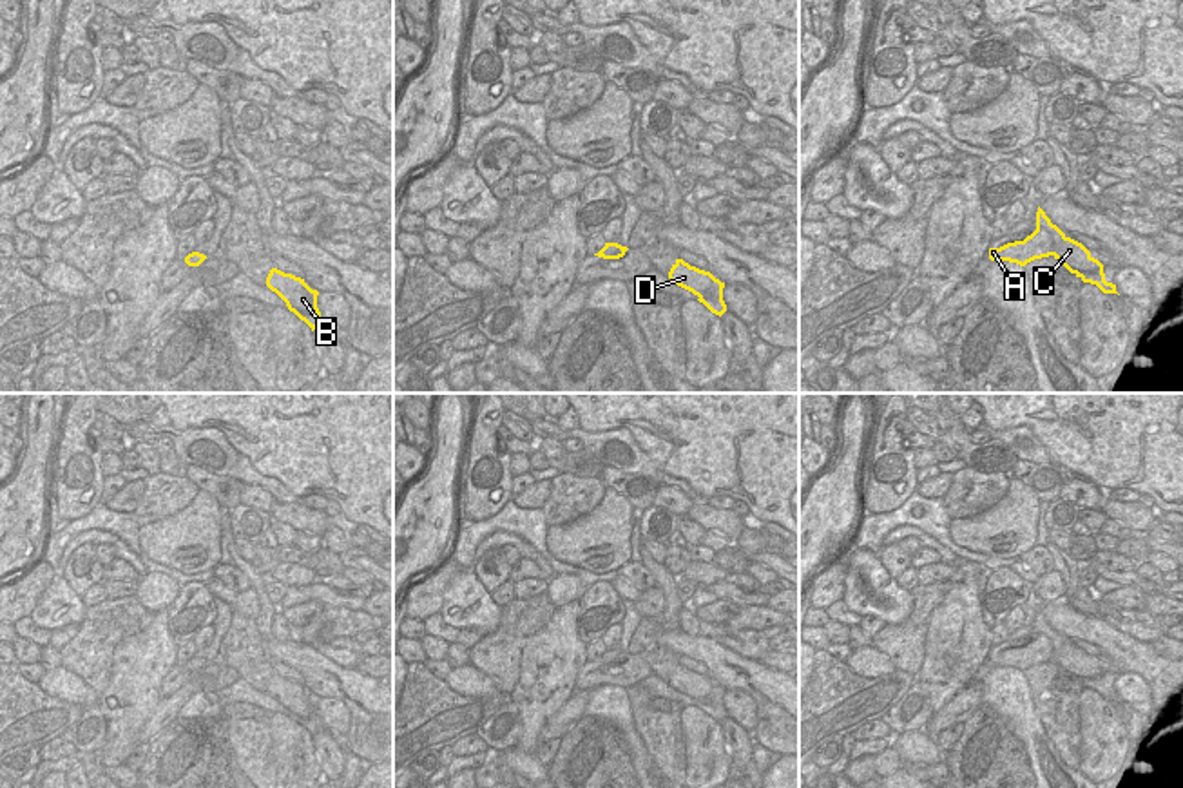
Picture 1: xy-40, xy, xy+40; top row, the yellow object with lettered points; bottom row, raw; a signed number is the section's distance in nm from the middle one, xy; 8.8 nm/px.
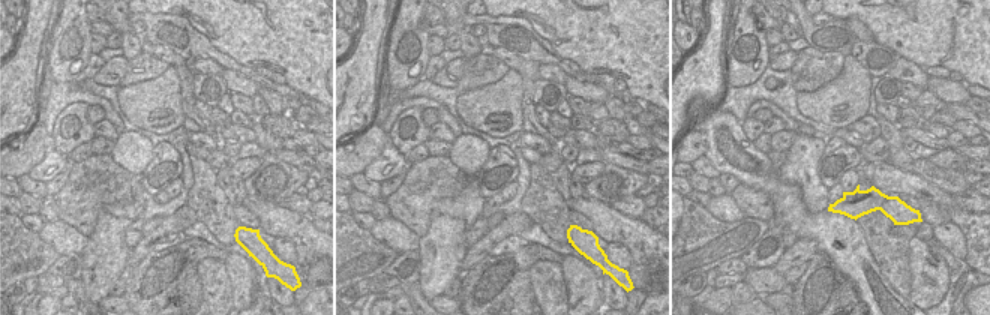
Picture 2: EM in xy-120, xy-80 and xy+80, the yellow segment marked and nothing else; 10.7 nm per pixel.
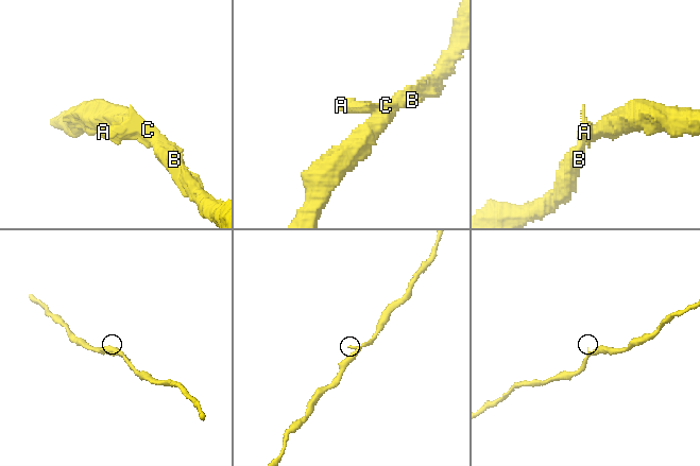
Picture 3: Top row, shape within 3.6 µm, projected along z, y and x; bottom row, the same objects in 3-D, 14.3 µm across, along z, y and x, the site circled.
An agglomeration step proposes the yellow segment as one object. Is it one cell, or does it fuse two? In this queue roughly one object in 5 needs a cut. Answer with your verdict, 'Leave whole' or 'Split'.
Leave whole

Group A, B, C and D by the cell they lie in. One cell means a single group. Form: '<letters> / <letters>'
A B C D

